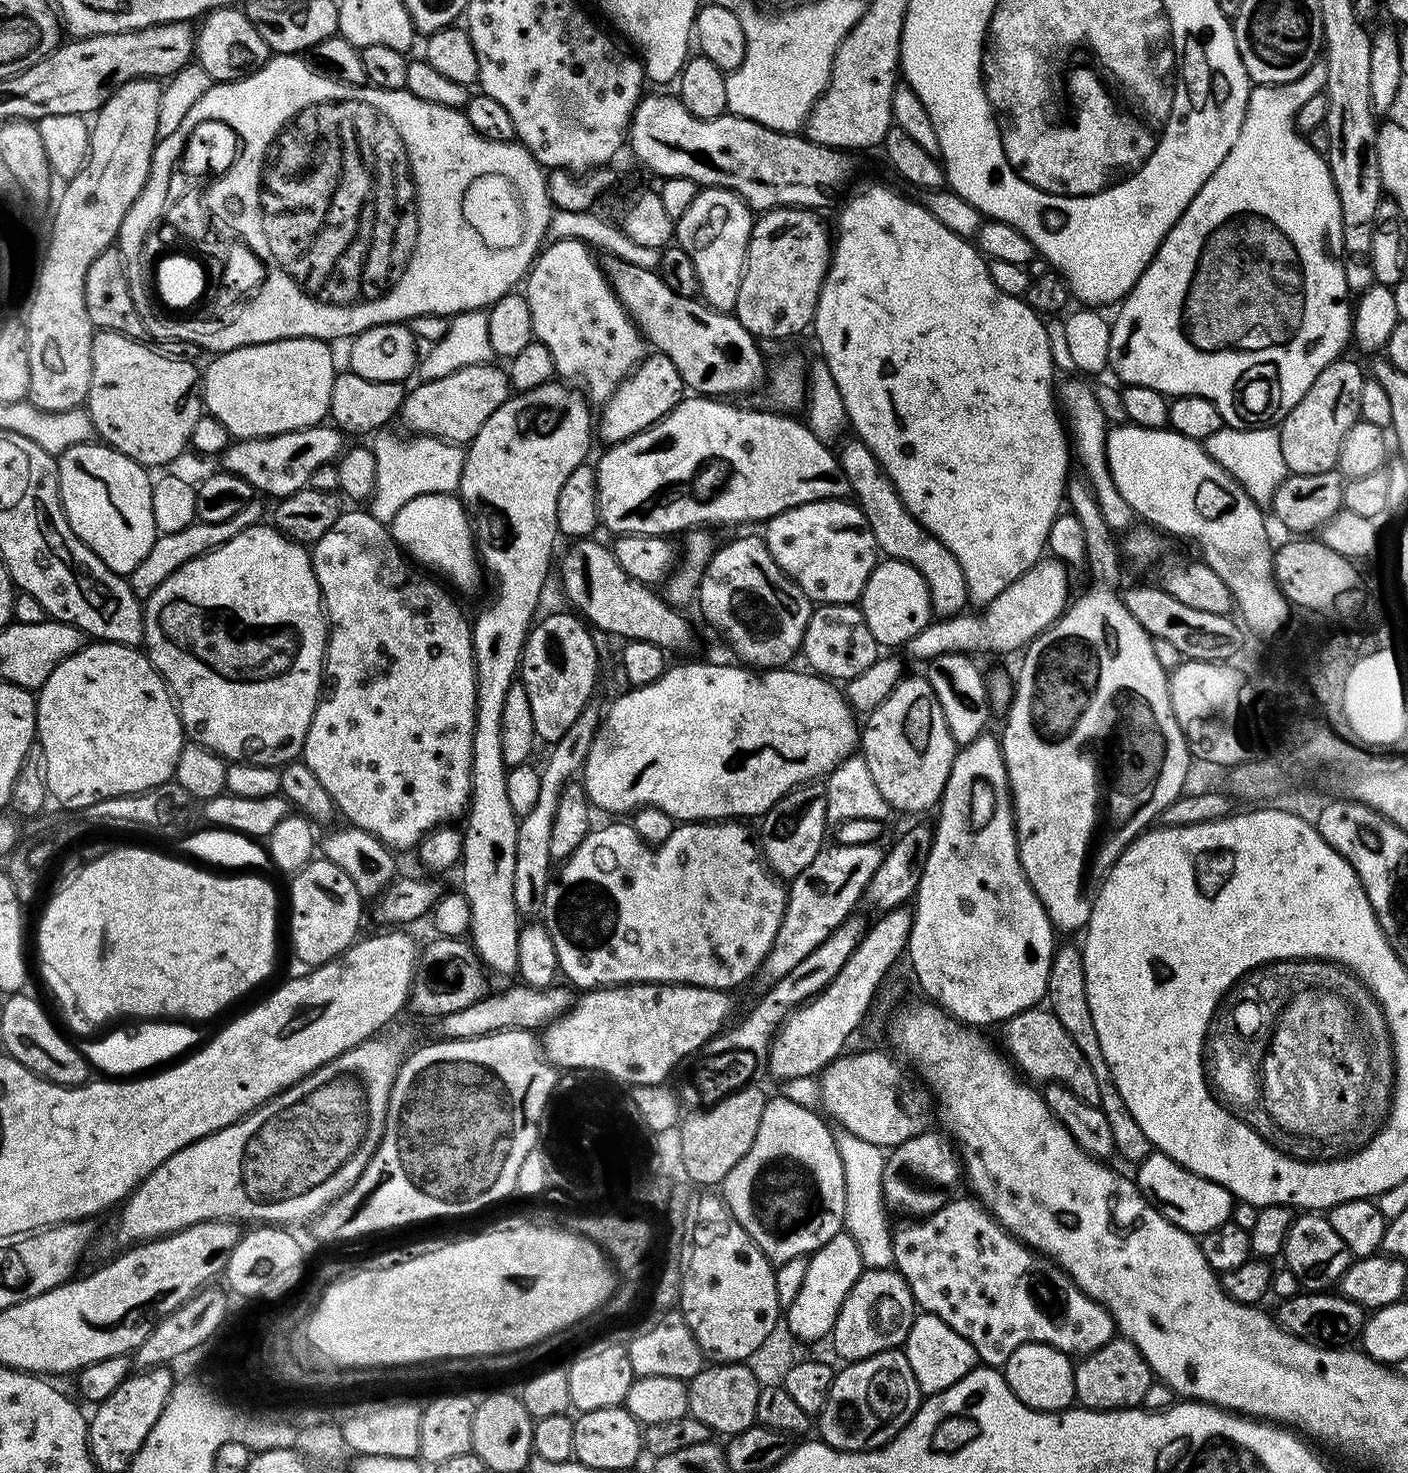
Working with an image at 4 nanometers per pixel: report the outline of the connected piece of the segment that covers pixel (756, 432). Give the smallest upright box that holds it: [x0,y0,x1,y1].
[594,395,849,538]

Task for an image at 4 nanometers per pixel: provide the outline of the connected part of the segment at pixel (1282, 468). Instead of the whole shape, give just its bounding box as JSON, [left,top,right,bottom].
[1206,426,1289,506]

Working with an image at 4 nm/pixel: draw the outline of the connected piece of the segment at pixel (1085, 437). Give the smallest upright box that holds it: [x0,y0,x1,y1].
[1058,380,1134,534]

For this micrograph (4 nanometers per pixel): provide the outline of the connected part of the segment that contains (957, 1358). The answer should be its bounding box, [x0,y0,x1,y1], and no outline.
[902,1315,977,1397]

